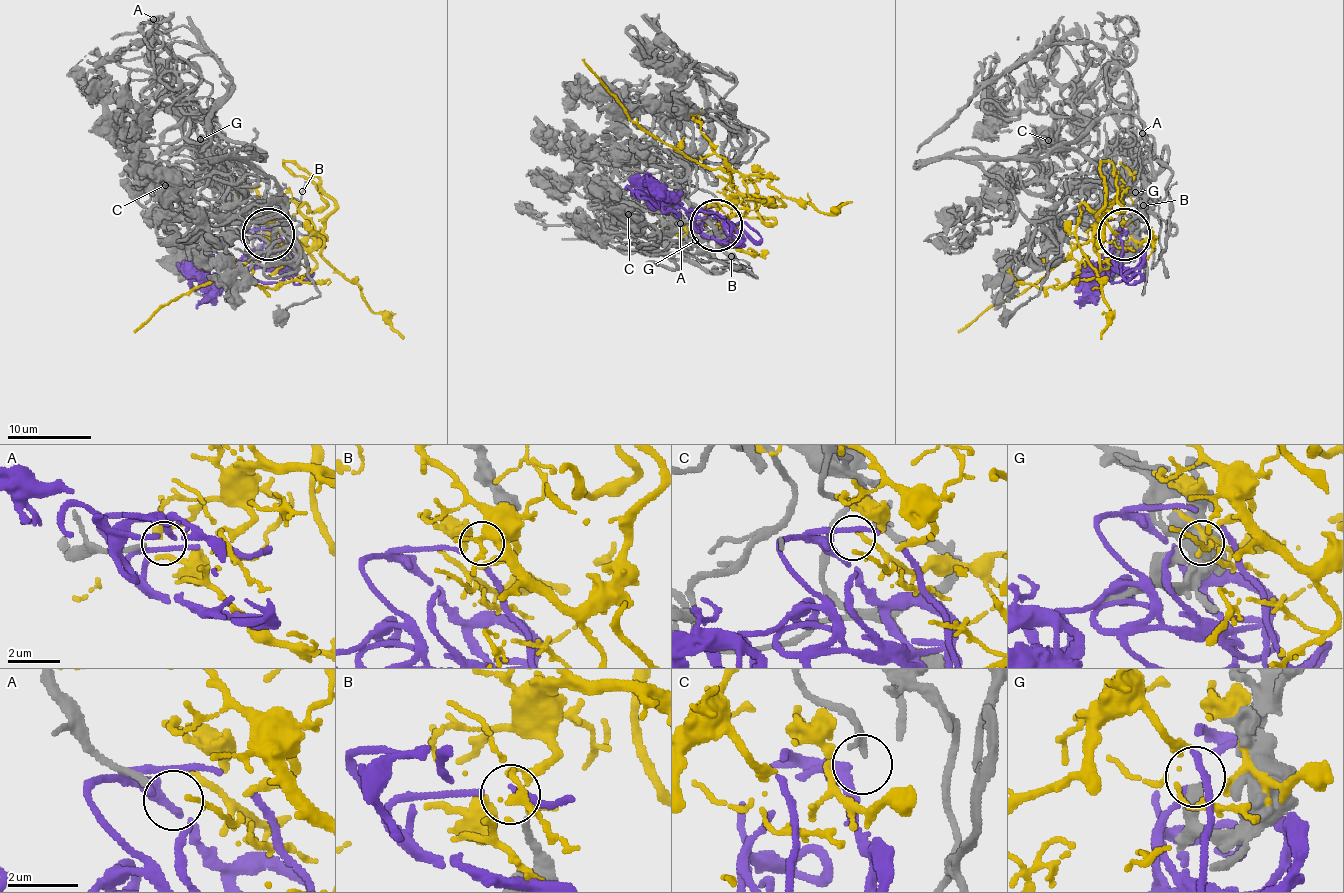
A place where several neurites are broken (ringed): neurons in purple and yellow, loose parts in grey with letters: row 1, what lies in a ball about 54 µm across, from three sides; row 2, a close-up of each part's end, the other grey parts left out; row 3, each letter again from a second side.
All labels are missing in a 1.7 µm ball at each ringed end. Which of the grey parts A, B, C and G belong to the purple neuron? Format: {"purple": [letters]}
{"purple": ["C"]}

